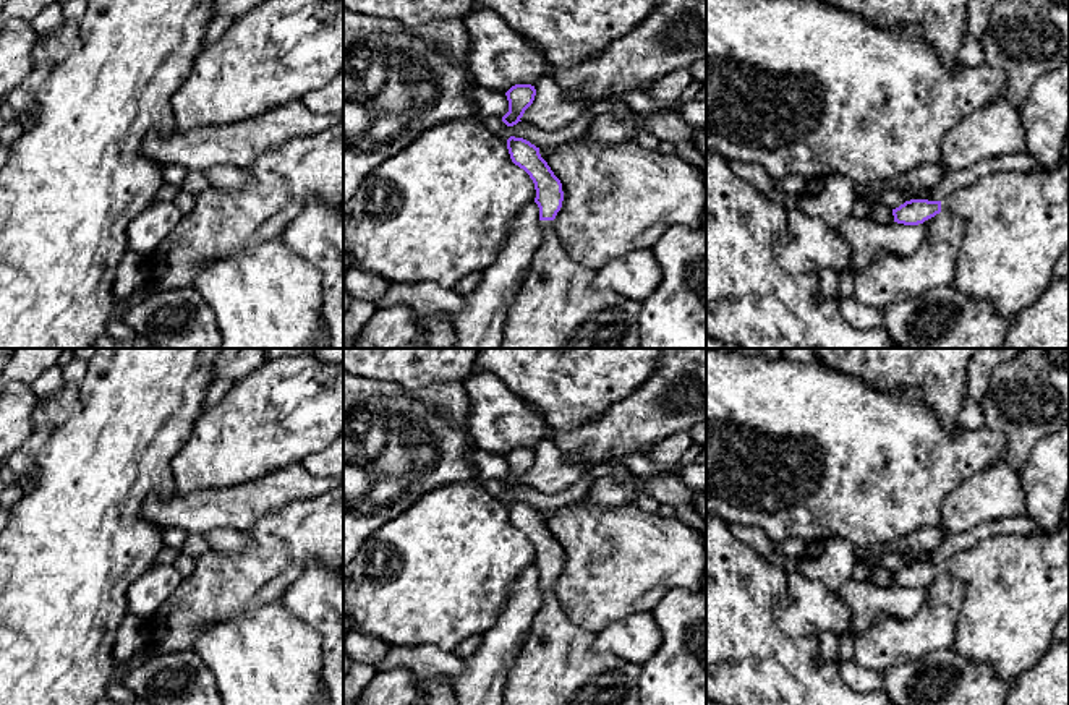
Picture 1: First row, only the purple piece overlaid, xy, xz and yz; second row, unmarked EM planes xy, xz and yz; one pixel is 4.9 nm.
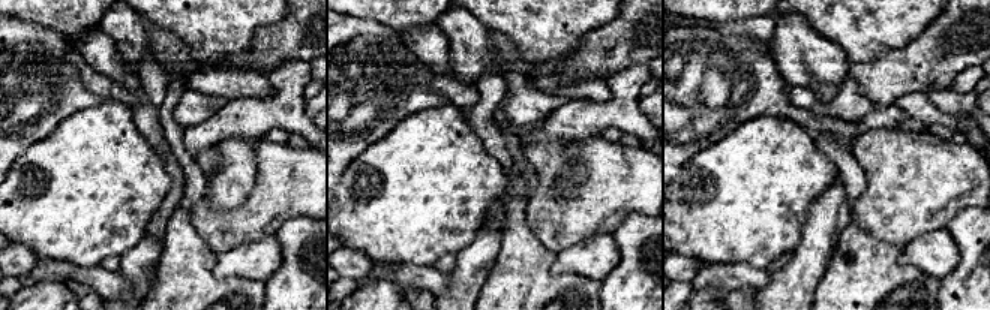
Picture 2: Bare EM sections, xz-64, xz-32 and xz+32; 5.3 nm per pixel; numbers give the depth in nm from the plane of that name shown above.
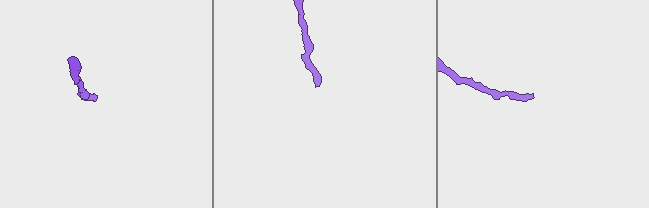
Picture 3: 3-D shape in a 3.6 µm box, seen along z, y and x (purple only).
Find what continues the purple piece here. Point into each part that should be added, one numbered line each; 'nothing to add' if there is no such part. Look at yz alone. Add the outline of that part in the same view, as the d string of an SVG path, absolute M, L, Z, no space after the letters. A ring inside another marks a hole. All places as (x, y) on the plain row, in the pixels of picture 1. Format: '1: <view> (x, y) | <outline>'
1: yz (1016, 587) | M1069 523L1058 528L1053 533L1043 533L1043 535L990 536L990 538L977 543L975 546L959 551L959 553L952 554L951 558L948 558L946 561L943 561L941 574L952 574L965 583L964 603L960 606L960 614L957 619L957 634L954 639L952 650L956 653L962 655L965 660L986 664L999 681L1016 681L1020 674L1032 669L1045 656L1045 653L1053 647L1053 643L1056 640L1054 627L1066 614L1069 614Z

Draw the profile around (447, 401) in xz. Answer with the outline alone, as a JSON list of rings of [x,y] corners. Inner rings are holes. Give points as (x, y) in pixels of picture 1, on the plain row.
[[[462,381],[408,391],[408,399],[426,404],[436,417],[468,433],[470,404]]]

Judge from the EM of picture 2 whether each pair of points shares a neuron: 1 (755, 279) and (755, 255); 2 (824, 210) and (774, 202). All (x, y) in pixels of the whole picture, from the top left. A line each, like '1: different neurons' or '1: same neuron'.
1: different neurons
2: different neurons

